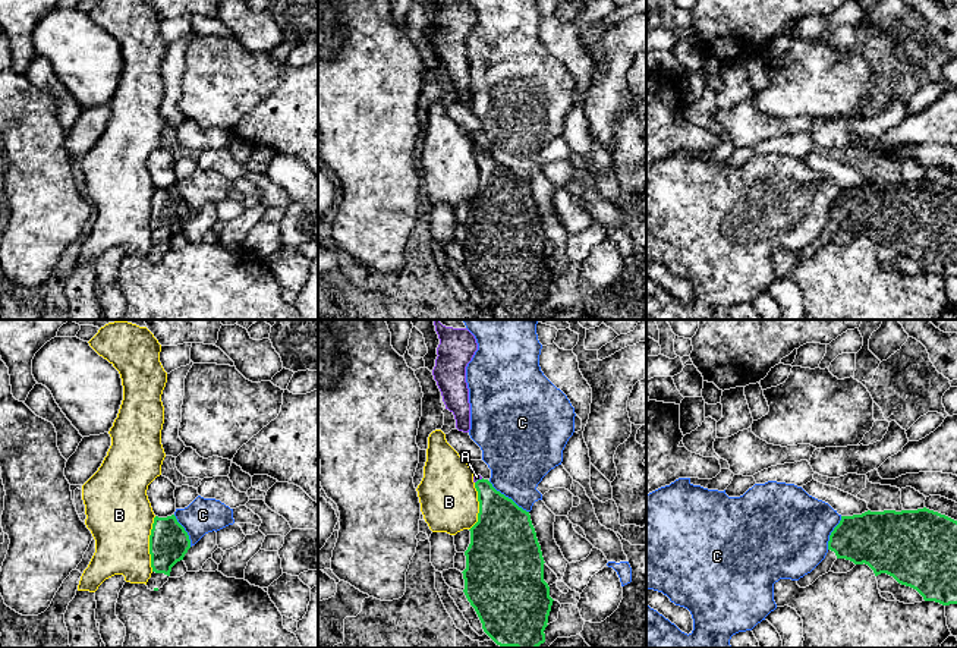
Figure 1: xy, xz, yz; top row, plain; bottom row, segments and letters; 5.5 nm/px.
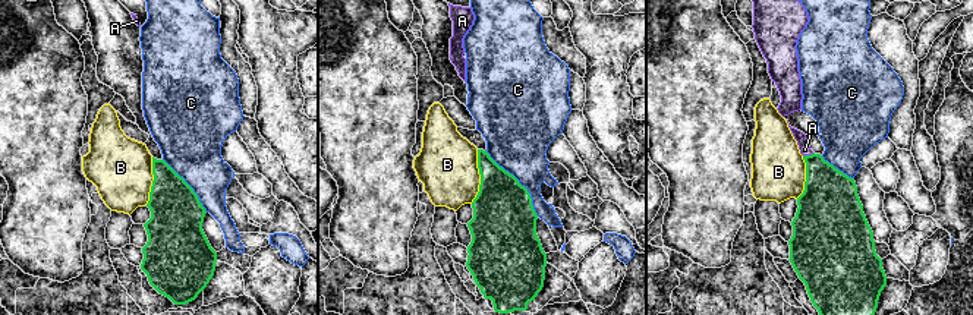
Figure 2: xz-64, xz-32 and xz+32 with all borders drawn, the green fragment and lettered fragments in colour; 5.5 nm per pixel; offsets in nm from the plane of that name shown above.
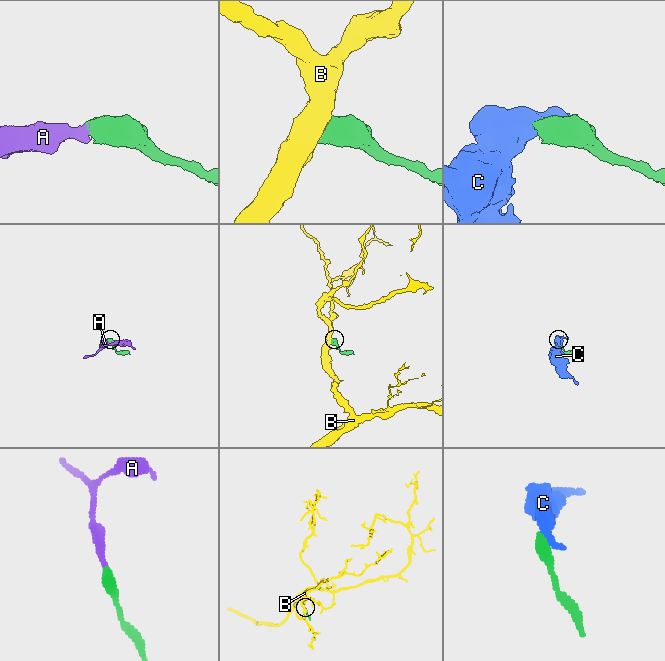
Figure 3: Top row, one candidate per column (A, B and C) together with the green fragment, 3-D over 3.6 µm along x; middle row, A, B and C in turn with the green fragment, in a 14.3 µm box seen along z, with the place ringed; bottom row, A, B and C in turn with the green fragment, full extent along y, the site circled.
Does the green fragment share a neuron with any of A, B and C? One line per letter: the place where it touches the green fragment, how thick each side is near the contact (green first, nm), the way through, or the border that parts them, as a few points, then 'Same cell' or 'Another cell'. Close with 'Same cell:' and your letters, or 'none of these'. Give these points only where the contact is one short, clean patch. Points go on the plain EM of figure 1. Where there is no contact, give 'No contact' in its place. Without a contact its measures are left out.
A: Touches green at xz (478, 151). Thickness 240 nm (green) against 40 nm. Path across: xz (500, 191), (478, 151), (477, 148). Same cell
B: Touches green at xy (150, 216). Thickness 220 nm (green) against 360 nm. Boundary: xy (156, 188), (150, 207), (151, 242). Another cell
C: Touches green at xz (507, 169). Thickness 360 nm (green) against 360 nm. Boundary: xz (488, 153), (528, 183). Another cell
Same cell: A

